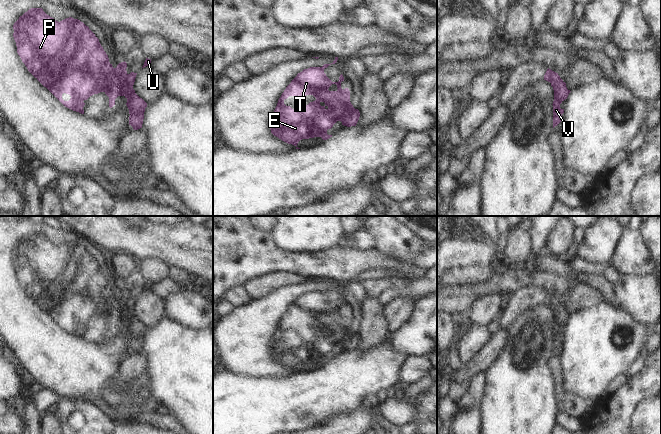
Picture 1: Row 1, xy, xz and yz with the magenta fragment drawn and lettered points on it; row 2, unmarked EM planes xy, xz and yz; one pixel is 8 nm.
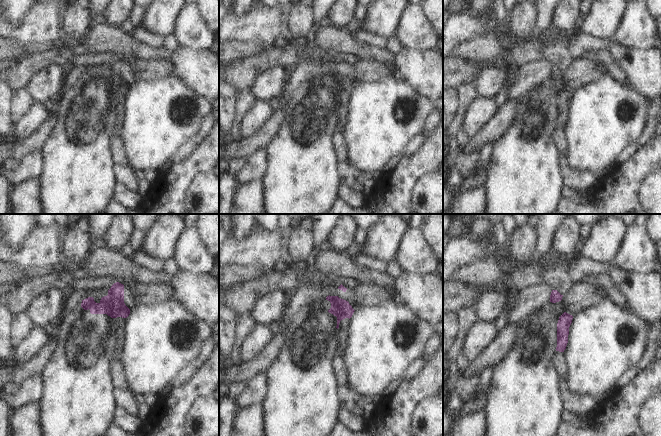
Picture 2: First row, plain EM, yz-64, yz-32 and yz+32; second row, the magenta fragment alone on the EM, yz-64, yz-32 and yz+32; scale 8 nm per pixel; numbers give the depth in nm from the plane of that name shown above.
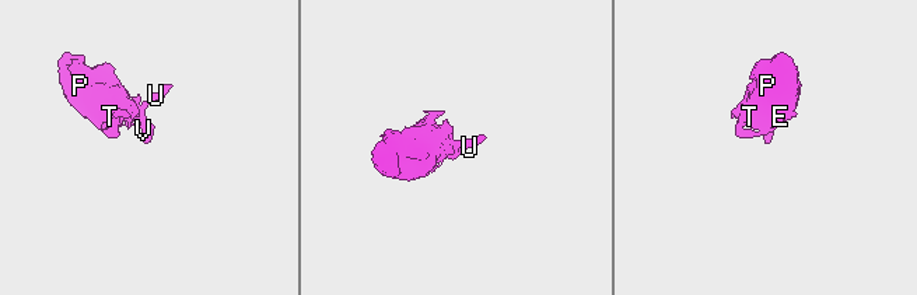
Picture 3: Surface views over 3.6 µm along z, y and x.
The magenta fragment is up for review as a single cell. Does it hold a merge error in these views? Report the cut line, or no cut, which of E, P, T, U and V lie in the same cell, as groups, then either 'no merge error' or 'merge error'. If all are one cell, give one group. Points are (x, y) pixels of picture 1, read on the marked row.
yz (551, 82), (561, 82), (562, 89) | E P T / U V | merge error

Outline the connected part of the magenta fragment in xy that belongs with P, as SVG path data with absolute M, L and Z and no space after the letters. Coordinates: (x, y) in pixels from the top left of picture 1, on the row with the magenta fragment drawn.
M31 8L19 17L13 29L17 53L22 62L65 107L84 114L83 101L104 92L112 108L118 96L131 92L134 83L127 79L127 63L121 62L114 68L99 39L80 20L69 17L58 22L42 8Z

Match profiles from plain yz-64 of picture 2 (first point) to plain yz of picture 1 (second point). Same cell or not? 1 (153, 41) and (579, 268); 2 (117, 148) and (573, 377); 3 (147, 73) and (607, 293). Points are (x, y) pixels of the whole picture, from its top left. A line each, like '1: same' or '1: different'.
1: same
2: different
3: different

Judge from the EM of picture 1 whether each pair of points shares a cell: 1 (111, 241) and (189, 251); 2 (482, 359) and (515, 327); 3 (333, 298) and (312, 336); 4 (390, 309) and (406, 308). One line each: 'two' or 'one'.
1: one
2: two
3: one
4: one

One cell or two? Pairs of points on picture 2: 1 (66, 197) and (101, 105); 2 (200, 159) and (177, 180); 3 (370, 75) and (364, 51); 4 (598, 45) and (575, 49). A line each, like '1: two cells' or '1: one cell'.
1: one cell
2: one cell
3: two cells
4: one cell

